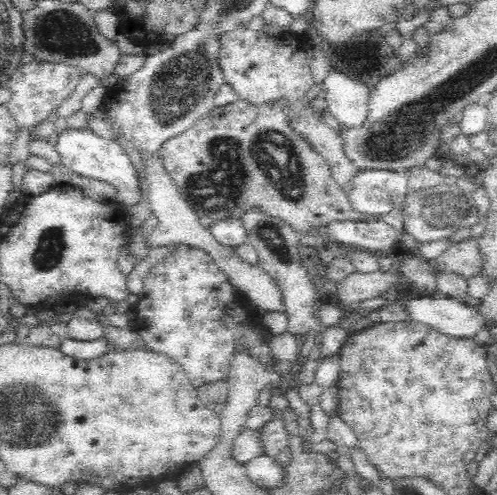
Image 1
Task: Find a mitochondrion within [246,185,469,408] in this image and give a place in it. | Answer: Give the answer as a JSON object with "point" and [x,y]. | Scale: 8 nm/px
{"point":[273,240]}

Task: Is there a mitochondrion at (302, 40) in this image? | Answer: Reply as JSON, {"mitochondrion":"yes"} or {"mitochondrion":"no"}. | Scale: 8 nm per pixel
{"mitochondrion":"no"}

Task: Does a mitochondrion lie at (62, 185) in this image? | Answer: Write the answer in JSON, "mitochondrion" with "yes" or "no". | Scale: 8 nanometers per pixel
{"mitochondrion":"no"}

